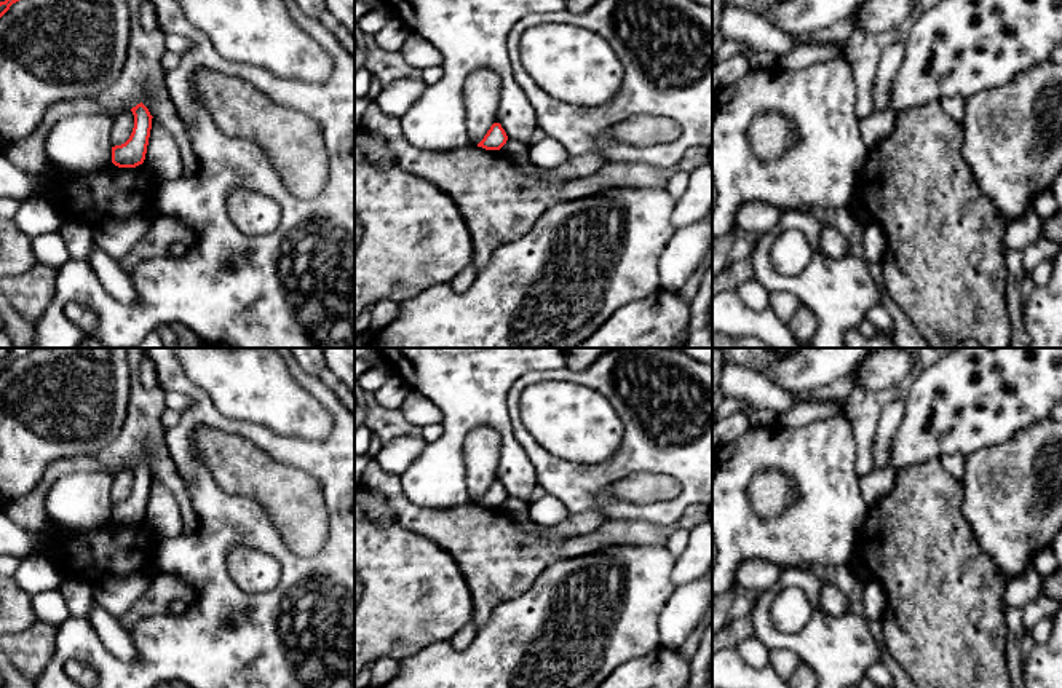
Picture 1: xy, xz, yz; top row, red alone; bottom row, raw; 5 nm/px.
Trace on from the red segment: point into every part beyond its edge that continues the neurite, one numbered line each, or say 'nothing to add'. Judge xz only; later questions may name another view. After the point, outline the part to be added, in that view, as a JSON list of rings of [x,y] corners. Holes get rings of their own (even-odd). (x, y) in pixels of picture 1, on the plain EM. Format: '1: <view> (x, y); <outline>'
nothing to add

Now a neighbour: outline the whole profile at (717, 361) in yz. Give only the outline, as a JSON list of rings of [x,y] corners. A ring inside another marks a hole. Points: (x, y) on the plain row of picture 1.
[[[712,348],[712,423],[715,418],[715,412],[723,401],[723,394],[720,389],[723,358],[719,348]]]

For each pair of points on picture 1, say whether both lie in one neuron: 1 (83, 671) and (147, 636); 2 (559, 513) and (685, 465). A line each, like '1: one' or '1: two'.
1: two
2: two

